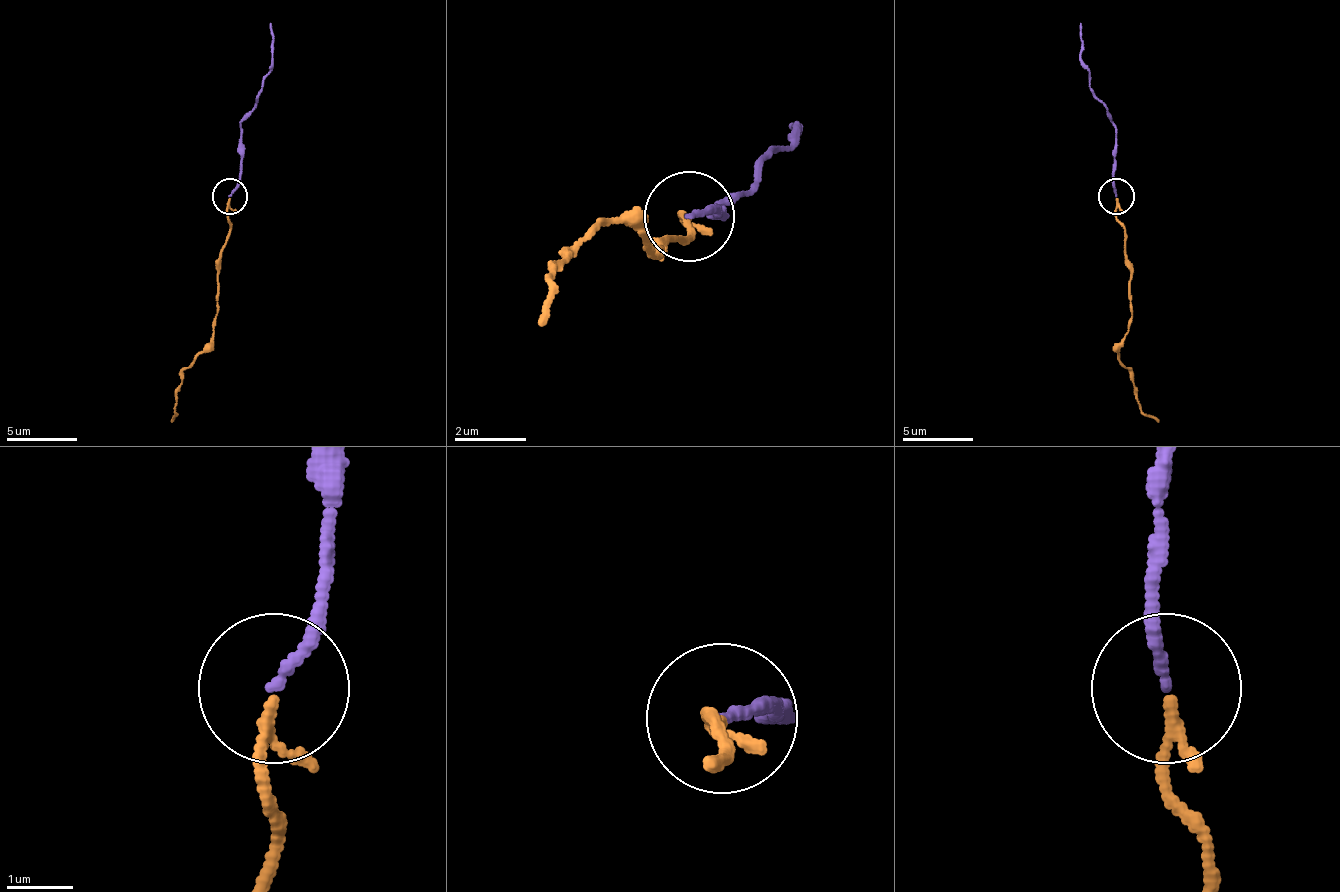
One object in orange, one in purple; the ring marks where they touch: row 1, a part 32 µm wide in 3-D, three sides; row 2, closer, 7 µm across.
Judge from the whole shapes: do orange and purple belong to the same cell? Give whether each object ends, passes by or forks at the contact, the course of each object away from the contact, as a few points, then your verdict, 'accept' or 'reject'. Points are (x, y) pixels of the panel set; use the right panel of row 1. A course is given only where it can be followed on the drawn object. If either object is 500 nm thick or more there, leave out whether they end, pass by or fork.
orange passes by | purple ends | orange via (1115, 199), (1133, 323), (1119, 347), (1119, 361), (1129, 372), (1136, 404), (1157, 422) | purple via (1115, 195), (1115, 124), (1080, 57), (1080, 22) | accept

